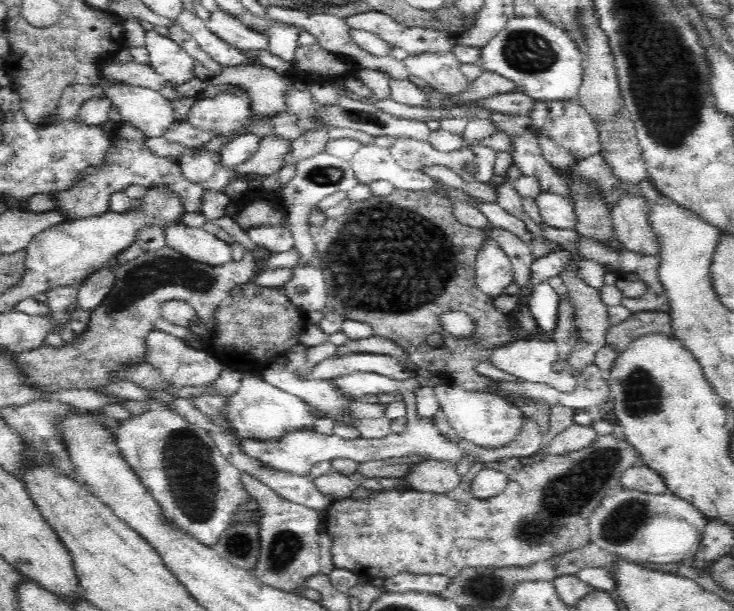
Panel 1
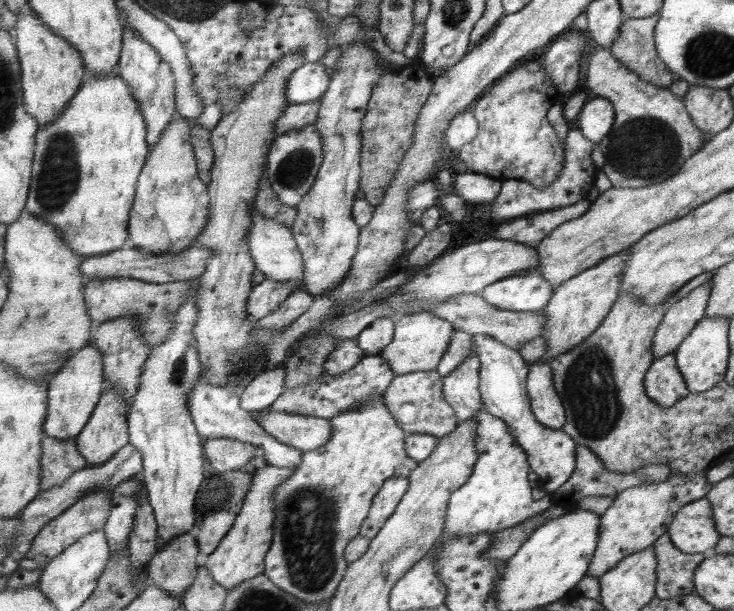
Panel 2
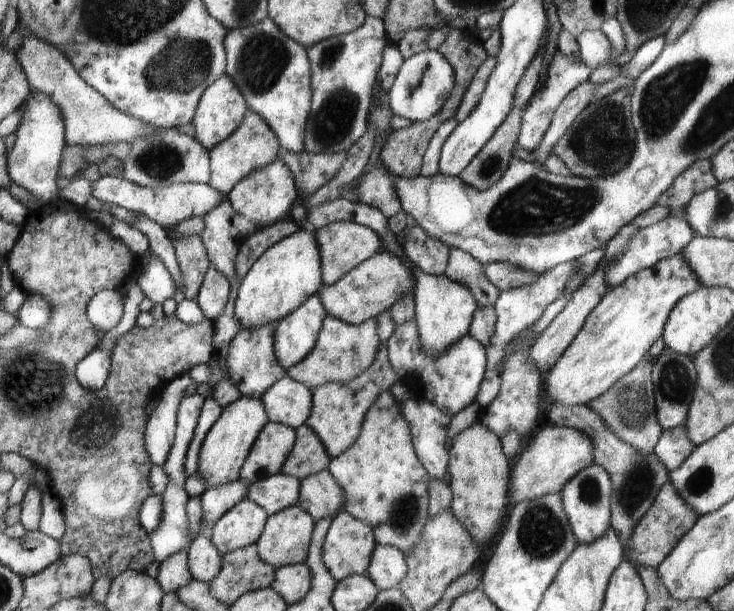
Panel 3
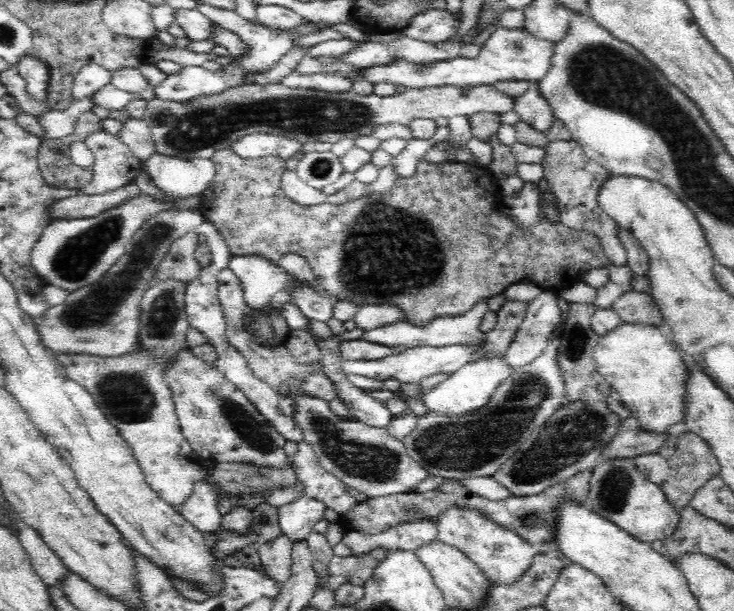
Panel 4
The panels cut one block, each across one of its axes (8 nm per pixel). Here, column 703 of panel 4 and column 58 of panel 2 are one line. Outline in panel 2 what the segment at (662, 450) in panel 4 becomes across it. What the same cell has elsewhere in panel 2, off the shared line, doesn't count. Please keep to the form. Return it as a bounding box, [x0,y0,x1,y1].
[41,436,89,491]

